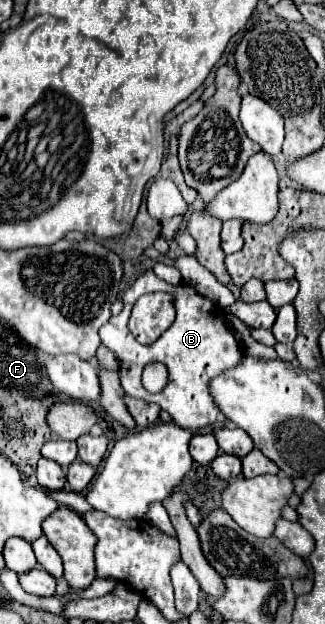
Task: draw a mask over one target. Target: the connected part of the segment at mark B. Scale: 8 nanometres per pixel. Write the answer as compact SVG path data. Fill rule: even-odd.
M151 270L145 272L143 276L139 276L135 280L135 284L129 290L125 290L123 302L125 302L123 312L117 316L111 316L111 320L99 330L99 336L101 336L101 342L109 350L113 350L119 358L119 376L121 376L121 386L123 386L125 394L145 400L145 402L159 404L163 410L167 410L171 414L171 418L177 426L189 428L191 432L195 432L197 428L203 428L207 424L213 424L217 420L219 408L209 392L209 382L213 380L213 376L219 376L221 372L237 366L239 360L243 360L241 346L225 324L225 312L217 304L213 304L209 298L195 292L195 288L191 288L189 284L171 286L165 280L157 278ZM145 292L171 294L173 306L177 312L177 318L171 324L171 328L155 344L149 344L149 346L135 342L135 336L129 332L128 328L129 314L135 304L135 296L141 296ZM149 362L165 364L167 372L169 372L167 386L159 394L147 392L141 384L143 368Z

